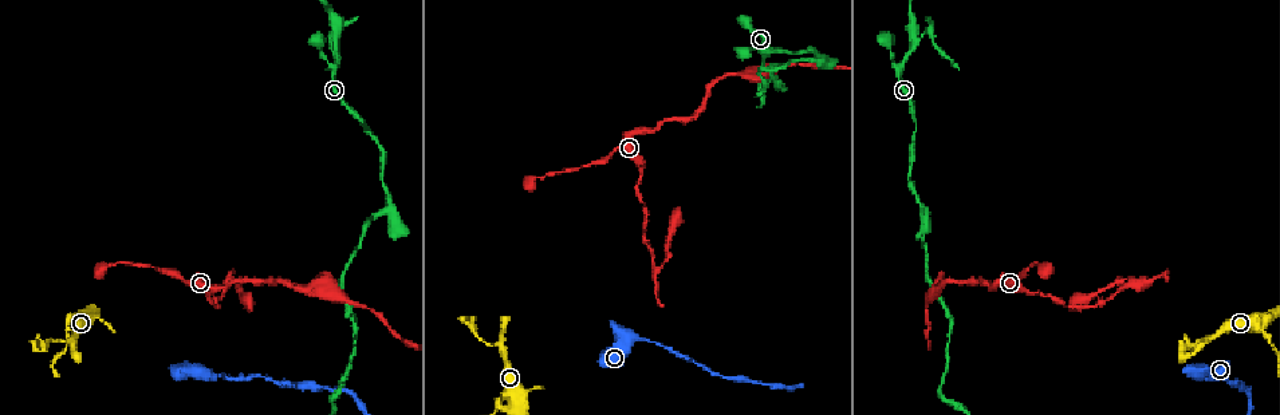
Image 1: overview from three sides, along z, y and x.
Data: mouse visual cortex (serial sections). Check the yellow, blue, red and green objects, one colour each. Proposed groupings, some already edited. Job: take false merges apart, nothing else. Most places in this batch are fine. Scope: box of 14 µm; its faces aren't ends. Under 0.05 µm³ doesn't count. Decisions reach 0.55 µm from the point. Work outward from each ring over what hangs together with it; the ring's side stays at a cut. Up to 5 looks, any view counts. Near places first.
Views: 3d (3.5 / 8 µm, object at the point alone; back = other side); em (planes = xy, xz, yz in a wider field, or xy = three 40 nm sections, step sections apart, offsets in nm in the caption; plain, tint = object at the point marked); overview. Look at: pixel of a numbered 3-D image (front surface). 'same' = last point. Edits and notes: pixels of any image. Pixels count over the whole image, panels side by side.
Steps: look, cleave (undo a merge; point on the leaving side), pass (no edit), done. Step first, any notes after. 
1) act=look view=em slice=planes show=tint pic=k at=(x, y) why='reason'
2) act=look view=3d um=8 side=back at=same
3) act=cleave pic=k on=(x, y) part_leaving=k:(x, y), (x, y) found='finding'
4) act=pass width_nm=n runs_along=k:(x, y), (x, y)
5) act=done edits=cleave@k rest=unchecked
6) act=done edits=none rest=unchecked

act=look view=3d um=8 pic=1 at=(639, 171) why='calibre changes'

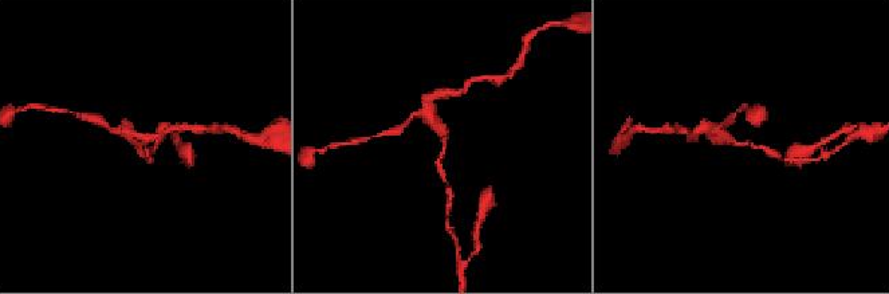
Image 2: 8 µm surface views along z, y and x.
act=look view=em slice=xy step=2 show=tint pic=2 at=(443, 147) arm_widths_nm=200,350

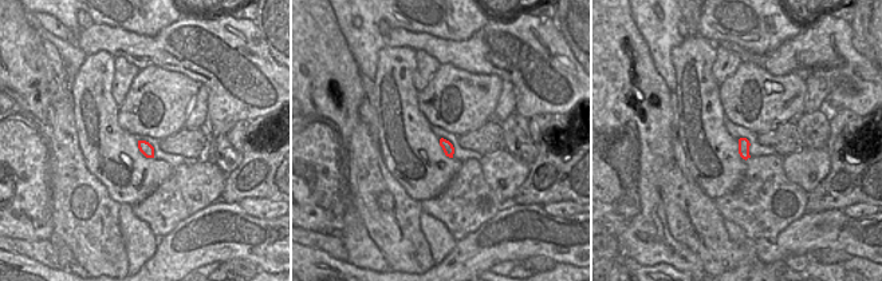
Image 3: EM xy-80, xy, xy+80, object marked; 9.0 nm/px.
act=pass runs_along=2:(712, 132), (778, 155) found='continuous, no second cell'

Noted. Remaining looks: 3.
act=look view=3d um=3.5 side=back pic=1 at=(1128, 280) why='abrupt turn'

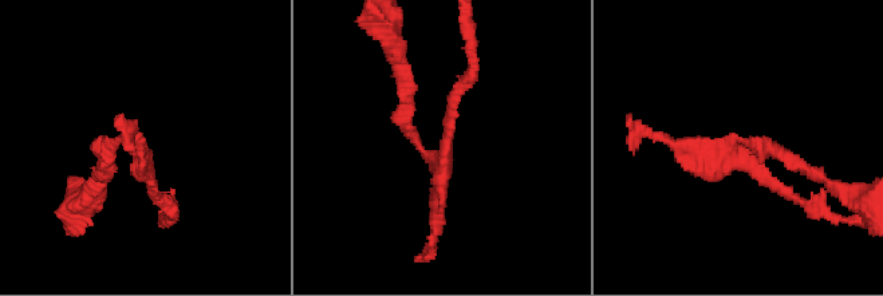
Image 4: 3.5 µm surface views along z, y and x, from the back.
act=look view=em slice=planes show=tint pic=4 at=(742, 144) why='need the tissue'

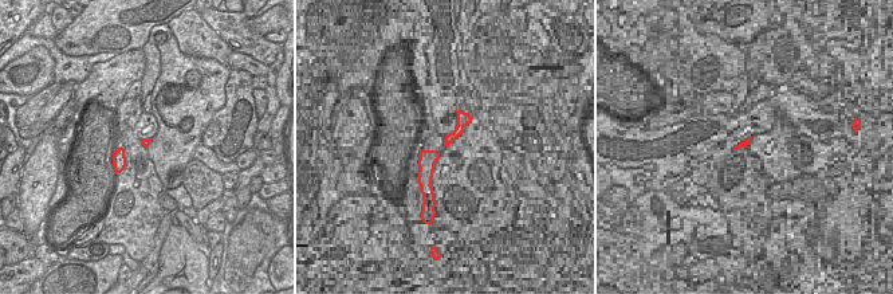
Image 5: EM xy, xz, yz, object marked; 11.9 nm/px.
act=pass runs_along=4:(153, 184), (127, 138), (103, 146), (103, 176) found='one cell here'

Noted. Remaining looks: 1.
act=done edits=none rest=unchecked

